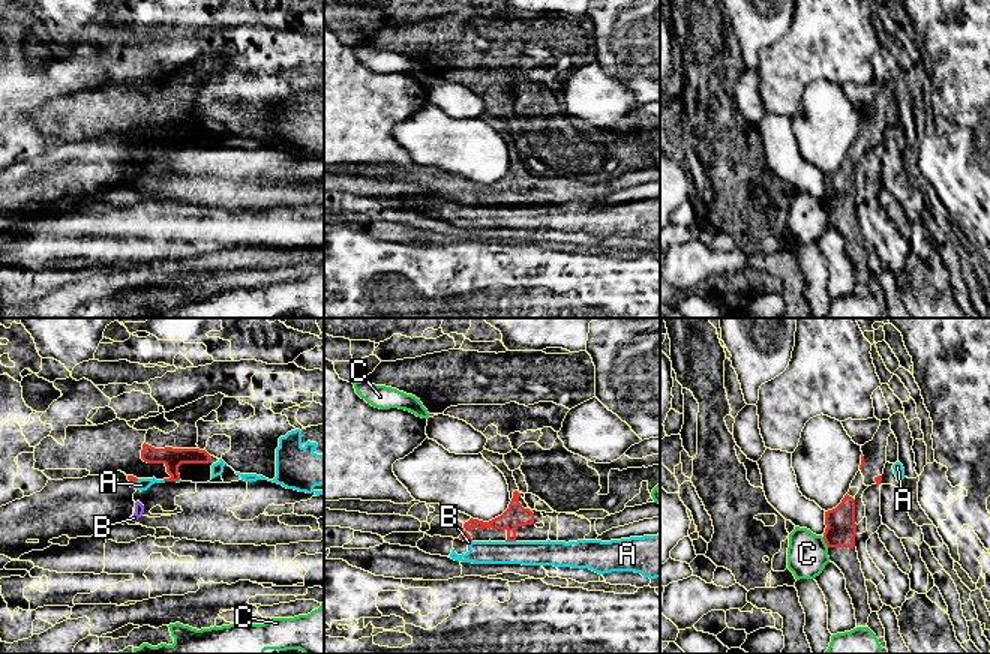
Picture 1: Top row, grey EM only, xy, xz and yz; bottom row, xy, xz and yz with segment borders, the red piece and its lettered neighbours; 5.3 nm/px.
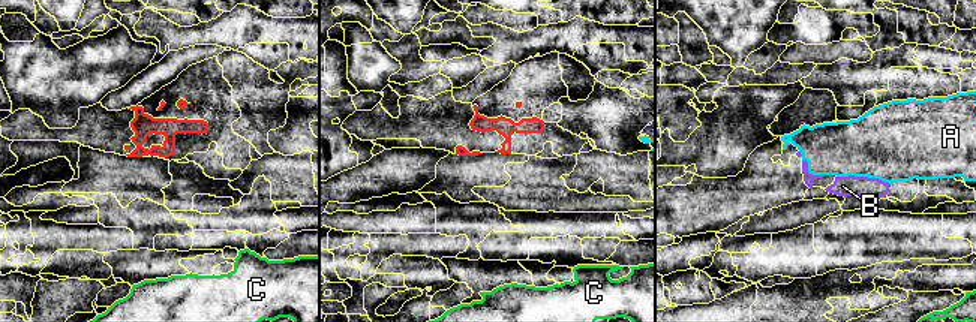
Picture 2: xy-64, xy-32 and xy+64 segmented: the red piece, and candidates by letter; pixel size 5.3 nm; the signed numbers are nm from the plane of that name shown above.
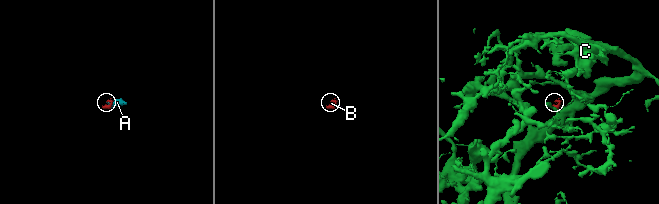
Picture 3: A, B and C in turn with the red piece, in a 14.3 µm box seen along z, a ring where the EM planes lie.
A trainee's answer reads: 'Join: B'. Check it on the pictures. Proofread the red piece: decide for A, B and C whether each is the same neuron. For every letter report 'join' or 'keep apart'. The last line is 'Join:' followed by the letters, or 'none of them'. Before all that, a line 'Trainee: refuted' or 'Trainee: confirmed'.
Trainee: refuted
A: keep apart
B: keep apart
C: keep apart
Join: none of them

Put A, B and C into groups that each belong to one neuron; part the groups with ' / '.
A B / C

